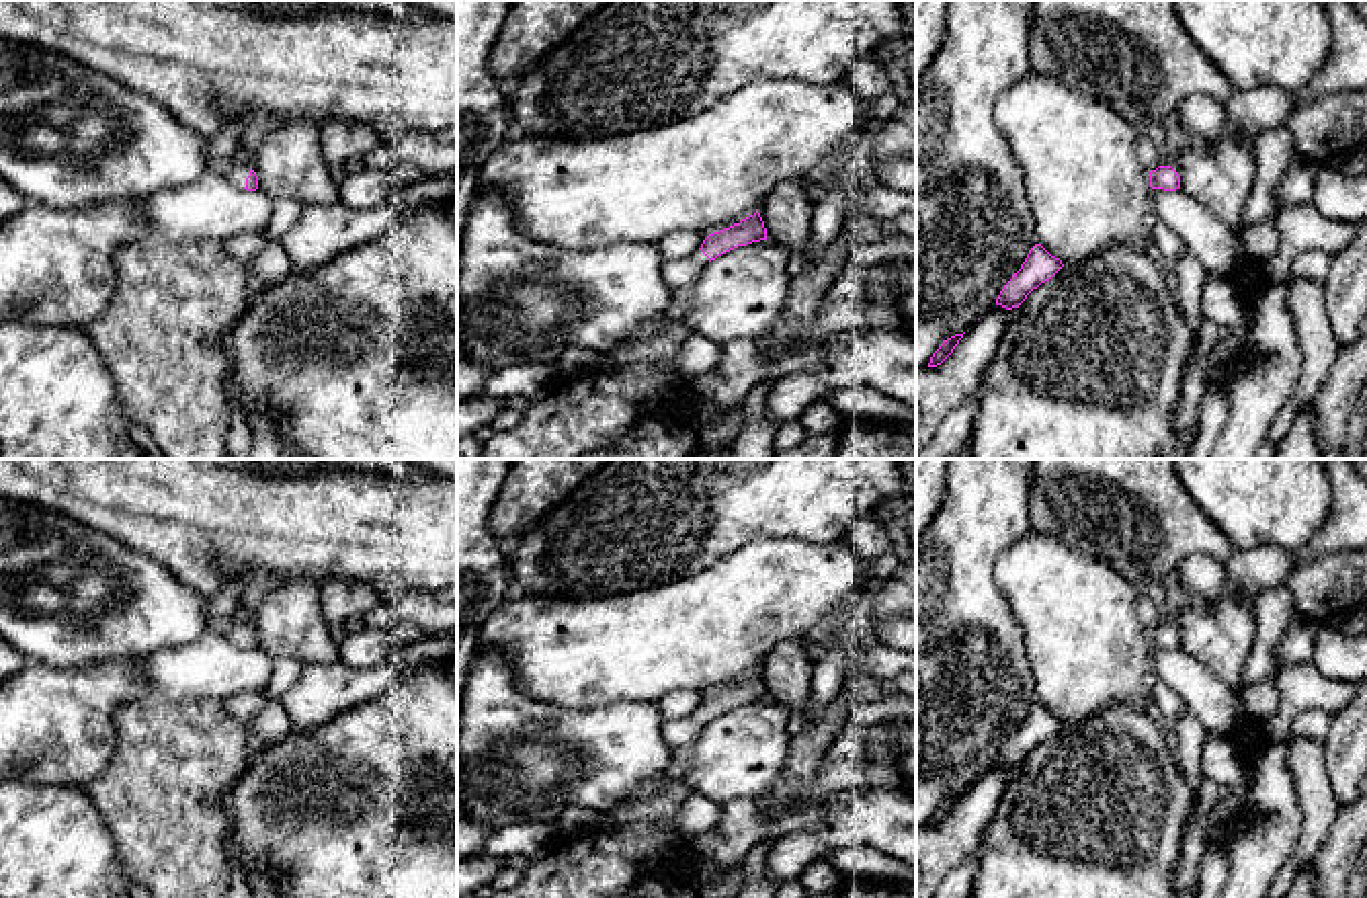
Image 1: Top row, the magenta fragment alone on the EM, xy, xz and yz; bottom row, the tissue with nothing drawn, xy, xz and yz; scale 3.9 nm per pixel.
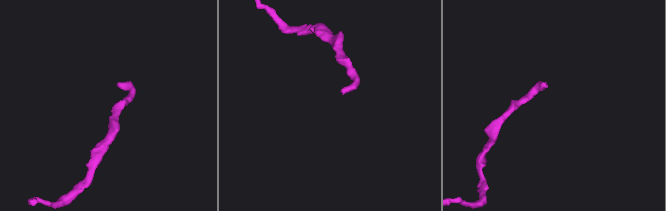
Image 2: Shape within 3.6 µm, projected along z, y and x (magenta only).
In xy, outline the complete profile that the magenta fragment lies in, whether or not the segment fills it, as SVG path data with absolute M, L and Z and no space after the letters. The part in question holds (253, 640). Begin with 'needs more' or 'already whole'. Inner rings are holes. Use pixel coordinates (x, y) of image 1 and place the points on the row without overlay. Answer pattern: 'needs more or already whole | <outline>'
needs more | M244 576L230 580L221 586L213 597L203 601L205 609L205 623L207 627L219 629L227 636L234 644L256 650L258 636L248 625L234 621L234 609L240 603L244 593Z

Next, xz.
needs more | M756 670L740 683L709 693L695 713L674 722L664 722L662 738L670 746L691 744L697 738L697 734L717 716L738 705L746 705L760 699L767 699L767 687L760 672Z

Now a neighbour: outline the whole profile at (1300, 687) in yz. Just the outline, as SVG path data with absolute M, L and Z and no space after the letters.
M1314 662L1287 664L1273 675L1277 685L1277 709L1265 720L1262 734L1269 740L1287 740L1295 716L1308 709L1328 713L1342 711L1357 695L1359 685L1328 679Z

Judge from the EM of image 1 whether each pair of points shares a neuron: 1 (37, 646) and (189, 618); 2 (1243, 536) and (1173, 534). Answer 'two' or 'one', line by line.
1: one
2: two

